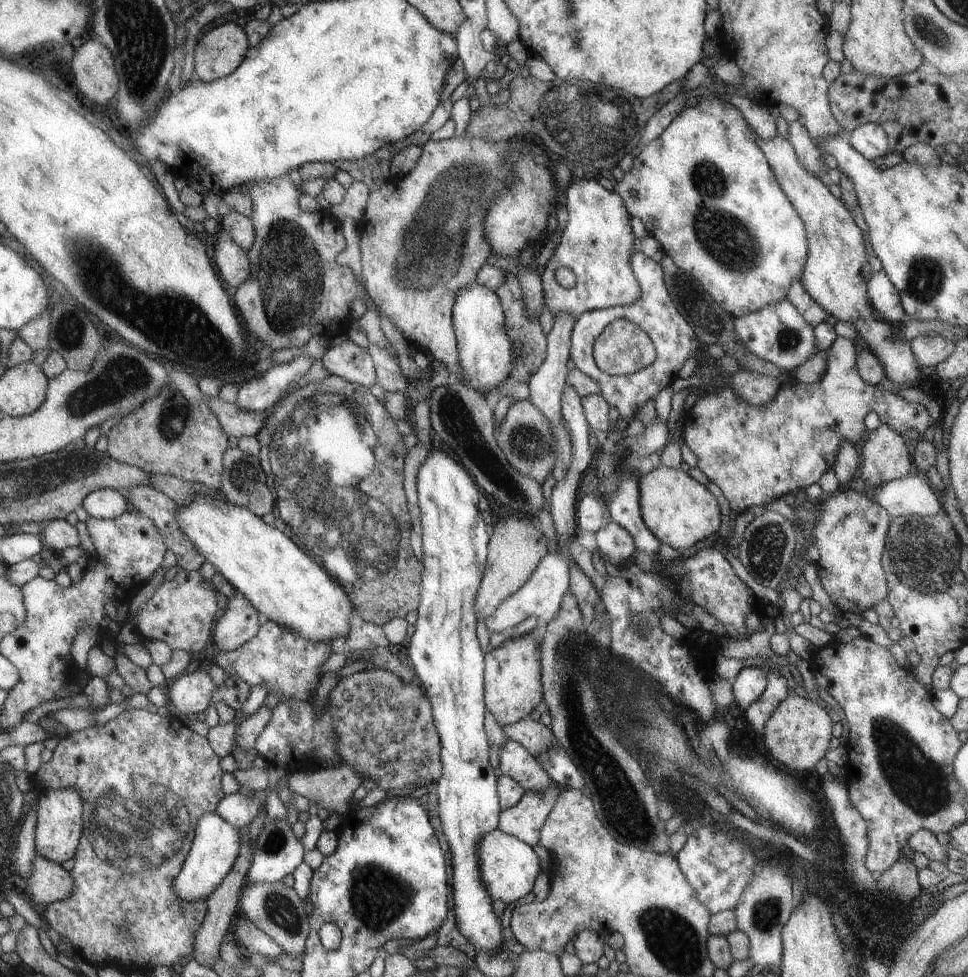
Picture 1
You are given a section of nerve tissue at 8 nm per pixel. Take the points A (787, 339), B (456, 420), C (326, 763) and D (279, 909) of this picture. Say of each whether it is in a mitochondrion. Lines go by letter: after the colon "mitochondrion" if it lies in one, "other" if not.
A: mitochondrion
B: mitochondrion
C: other
D: mitochondrion

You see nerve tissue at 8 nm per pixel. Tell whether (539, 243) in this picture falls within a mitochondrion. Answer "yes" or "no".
no

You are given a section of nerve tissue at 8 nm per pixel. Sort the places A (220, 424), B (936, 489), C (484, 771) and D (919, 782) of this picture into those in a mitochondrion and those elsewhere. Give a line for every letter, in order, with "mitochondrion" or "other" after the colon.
A: other
B: other
C: other
D: mitochondrion

